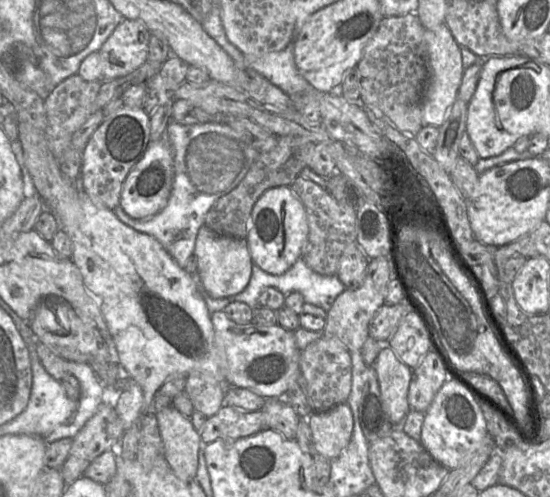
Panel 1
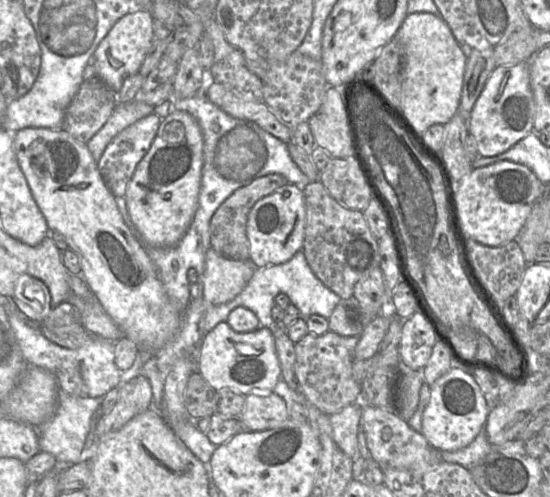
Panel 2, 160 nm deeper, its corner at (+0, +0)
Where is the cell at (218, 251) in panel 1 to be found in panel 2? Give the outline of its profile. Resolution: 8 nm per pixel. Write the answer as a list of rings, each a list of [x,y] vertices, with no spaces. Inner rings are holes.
[[[210,248],[206,252],[205,269],[202,275],[204,299],[213,305],[232,301],[245,288],[256,268],[250,259],[248,261],[231,260],[219,255],[213,248]]]

